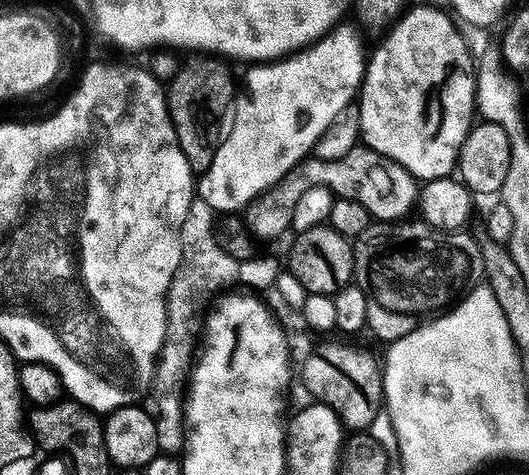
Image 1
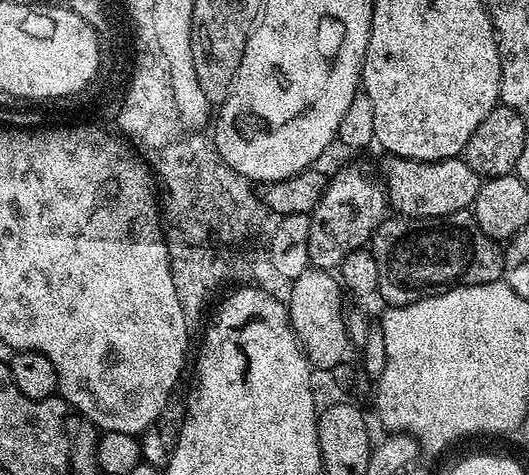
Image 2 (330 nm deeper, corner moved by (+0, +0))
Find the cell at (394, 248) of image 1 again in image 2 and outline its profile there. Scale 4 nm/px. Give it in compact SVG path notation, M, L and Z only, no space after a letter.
M465 210L449 216L434 216L427 220L411 218L385 218L376 227L370 241L374 262L378 262L378 293L385 305L404 308L428 296L435 296L447 289L462 284L489 284L501 279L504 274L504 255L501 245L491 240L478 226L475 215Z

